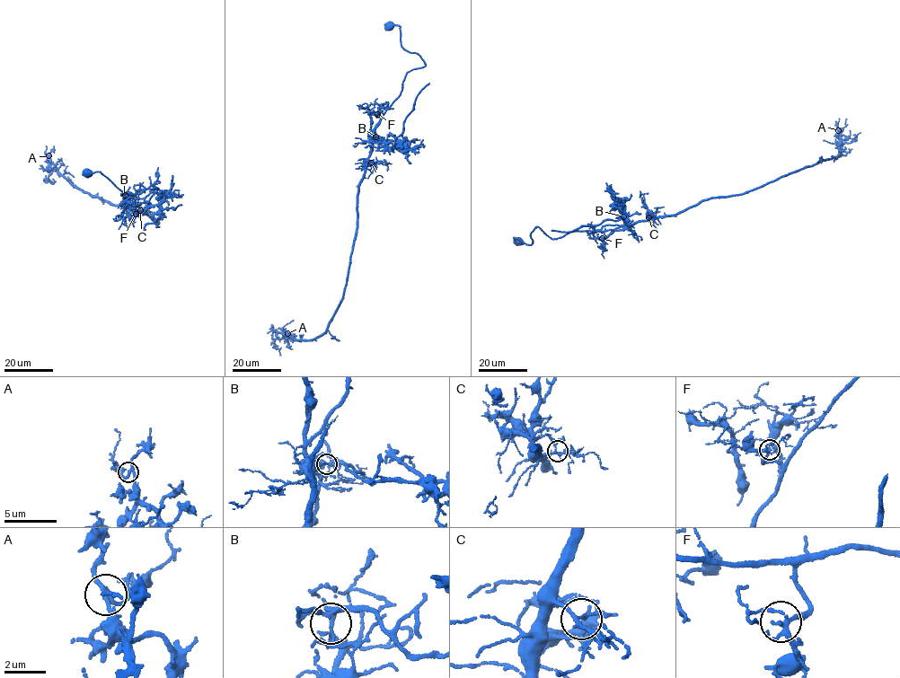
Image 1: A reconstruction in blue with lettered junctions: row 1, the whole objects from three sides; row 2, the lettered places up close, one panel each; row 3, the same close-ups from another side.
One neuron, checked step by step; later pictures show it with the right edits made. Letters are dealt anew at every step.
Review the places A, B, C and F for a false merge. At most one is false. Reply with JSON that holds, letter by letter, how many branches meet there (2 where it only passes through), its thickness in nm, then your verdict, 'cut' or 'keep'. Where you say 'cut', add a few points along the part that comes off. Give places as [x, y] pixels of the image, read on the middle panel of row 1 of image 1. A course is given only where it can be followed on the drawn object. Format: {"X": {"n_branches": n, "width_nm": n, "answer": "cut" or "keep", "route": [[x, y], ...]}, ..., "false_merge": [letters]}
{"A": {"n_branches": 3, "width_nm": 180, "answer": "keep"}, "B": {"n_branches": 4, "width_nm": 140, "answer": "cut", "route": [[375, 136], [394, 140], [400, 145], [393, 145], [396, 138], [402, 133], [417, 95], [429, 83]]}, "C": {"n_branches": 5, "width_nm": 160, "answer": "keep"}, "F": {"n_branches": 4, "width_nm": 200, "answer": "keep"}, "false_merge": ["B"]}

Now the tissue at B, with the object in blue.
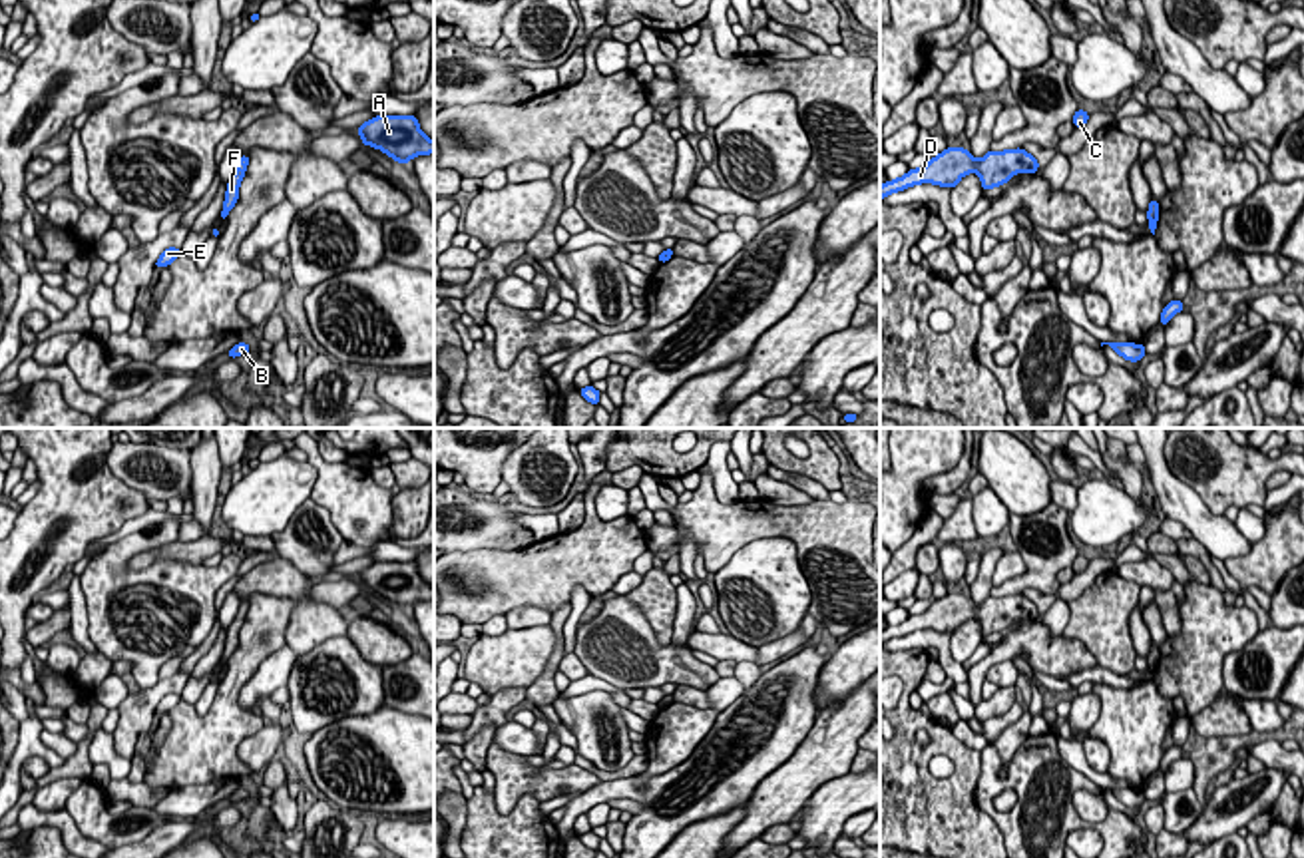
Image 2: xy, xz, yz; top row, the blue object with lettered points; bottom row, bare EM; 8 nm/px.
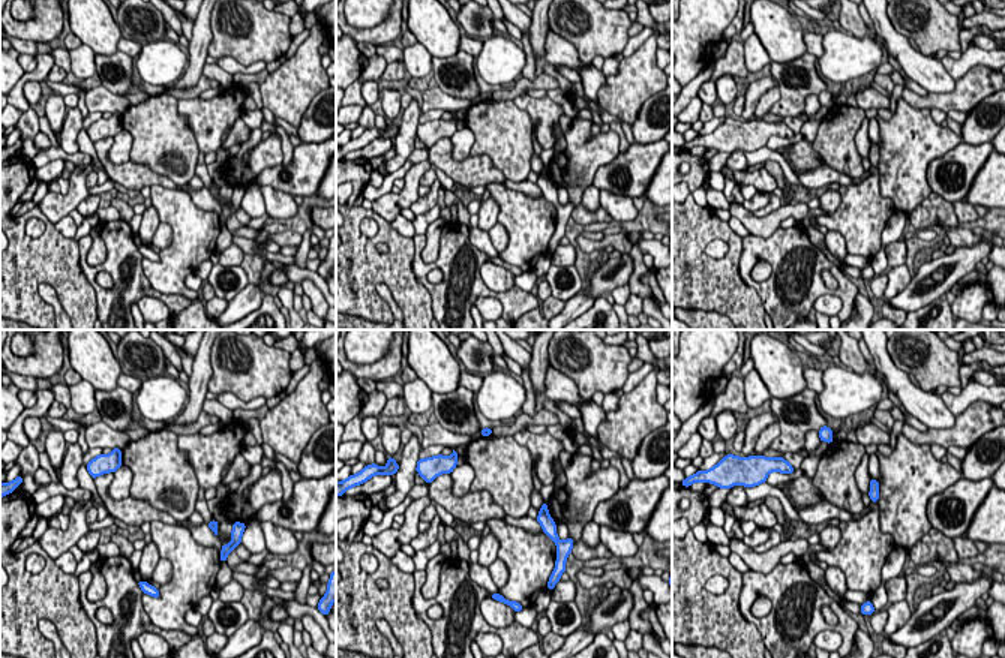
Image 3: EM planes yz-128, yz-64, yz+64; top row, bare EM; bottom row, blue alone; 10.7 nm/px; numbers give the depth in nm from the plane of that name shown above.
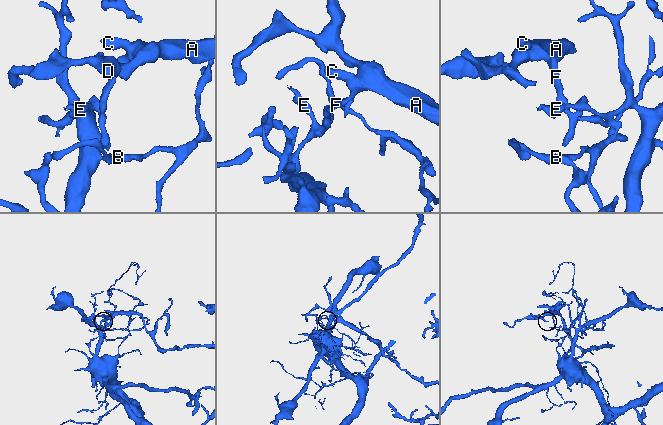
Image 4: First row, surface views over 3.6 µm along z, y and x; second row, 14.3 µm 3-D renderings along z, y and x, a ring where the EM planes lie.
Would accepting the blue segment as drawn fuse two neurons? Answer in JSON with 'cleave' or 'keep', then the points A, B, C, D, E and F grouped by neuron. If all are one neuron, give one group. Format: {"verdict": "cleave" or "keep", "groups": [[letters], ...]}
{"verdict": "cleave", "groups": [["A", "C", "D", "F"], ["B", "E"]]}

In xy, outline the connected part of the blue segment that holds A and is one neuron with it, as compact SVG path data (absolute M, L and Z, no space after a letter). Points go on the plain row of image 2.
M376 561L356 579L364 591L384 597L398 609L434 599L434 587L420 575L416 561Z

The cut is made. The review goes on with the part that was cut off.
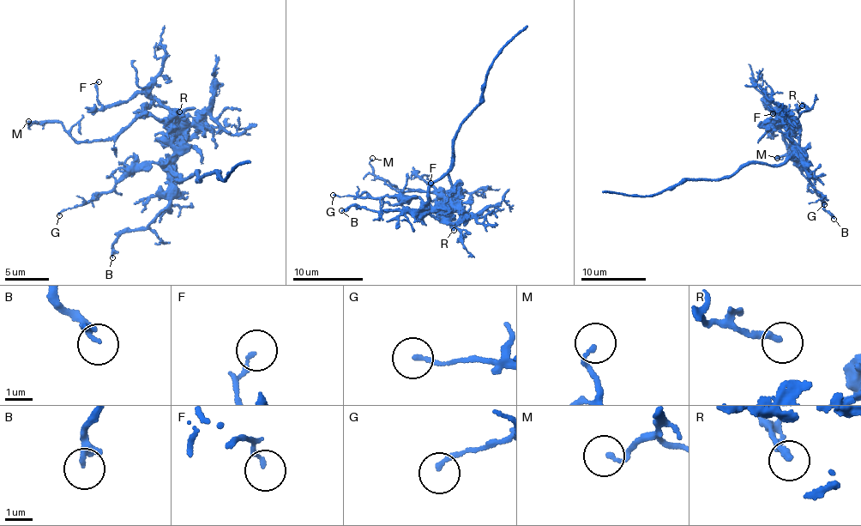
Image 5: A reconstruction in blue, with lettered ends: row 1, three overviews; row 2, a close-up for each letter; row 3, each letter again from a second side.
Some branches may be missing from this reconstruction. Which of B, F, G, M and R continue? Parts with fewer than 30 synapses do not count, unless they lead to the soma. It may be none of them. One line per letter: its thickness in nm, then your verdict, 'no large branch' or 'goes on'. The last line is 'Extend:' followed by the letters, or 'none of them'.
B: 240 nm | no large branch
F: 140 nm | no large branch
G: 160 nm | no large branch
M: 130 nm | no large branch
R: 220 nm | no large branch
Extend: none of them

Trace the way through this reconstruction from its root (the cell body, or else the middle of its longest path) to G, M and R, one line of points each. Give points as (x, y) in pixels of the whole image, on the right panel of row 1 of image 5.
G: (772, 166), (785, 160), (793, 150), (791, 155), (798, 160), (797, 165), (822, 198), (824, 204)
M: (772, 166), (793, 151), (780, 123), (795, 149), (777, 158)
R: (772, 166), (785, 160), (793, 151), (791, 136), (779, 123), (781, 118), (790, 111), (802, 105)

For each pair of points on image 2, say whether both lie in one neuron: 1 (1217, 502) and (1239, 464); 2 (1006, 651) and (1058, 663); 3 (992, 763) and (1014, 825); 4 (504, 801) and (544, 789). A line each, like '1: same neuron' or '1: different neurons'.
1: same neuron
2: same neuron
3: same neuron
4: same neuron

